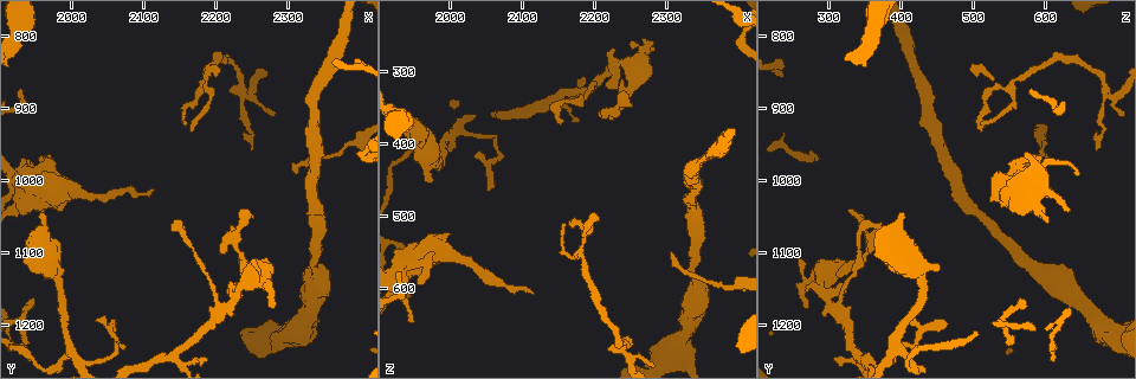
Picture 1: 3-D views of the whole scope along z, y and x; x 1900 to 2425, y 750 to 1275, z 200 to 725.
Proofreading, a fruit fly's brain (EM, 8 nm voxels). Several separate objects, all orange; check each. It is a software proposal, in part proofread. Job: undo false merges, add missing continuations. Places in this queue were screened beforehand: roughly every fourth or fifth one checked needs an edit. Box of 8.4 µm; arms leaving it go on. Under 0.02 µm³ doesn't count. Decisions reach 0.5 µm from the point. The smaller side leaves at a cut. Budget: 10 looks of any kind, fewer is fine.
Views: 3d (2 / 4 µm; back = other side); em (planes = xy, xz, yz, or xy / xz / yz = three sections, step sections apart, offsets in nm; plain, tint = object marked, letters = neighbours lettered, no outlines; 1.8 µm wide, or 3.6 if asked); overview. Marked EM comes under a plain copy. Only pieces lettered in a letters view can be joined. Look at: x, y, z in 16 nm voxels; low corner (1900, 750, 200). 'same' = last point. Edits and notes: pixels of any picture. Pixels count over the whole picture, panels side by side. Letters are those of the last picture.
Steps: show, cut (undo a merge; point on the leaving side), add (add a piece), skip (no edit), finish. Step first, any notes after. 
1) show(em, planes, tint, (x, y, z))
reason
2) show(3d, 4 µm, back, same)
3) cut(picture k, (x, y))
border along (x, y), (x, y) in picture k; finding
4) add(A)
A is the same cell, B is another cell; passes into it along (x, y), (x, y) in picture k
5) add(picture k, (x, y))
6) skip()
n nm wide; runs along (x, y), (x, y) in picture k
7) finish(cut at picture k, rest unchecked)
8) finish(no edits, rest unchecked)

show(3d, 4 µm, (1955, 1050, 400))
free end

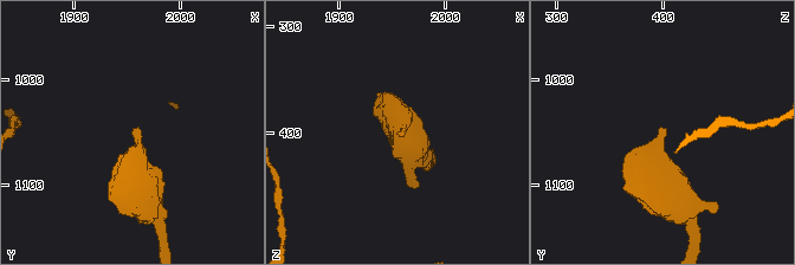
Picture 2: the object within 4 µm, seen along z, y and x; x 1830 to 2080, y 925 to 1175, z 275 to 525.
show(em, planes, letters, (1956, 1046, 402))
need the tissue

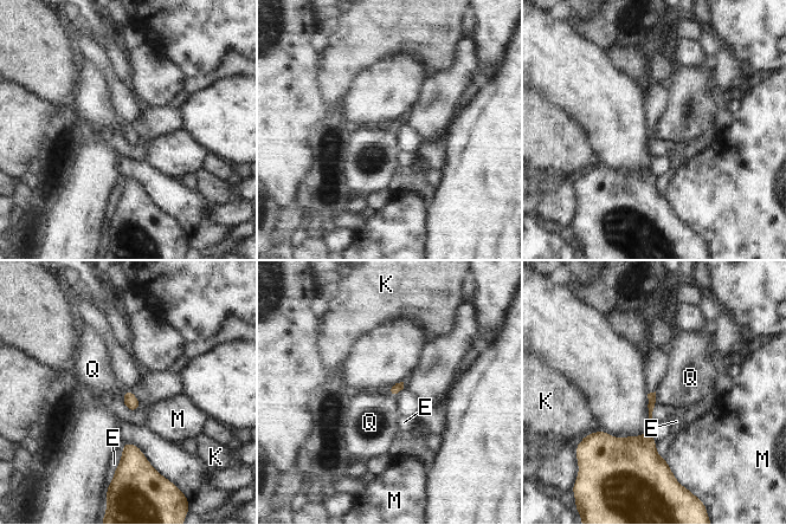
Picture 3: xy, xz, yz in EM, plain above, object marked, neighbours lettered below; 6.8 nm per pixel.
add(Q)
Q is the same cell, E, K and M are other cells; the cell continues

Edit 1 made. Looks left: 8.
show(overview)

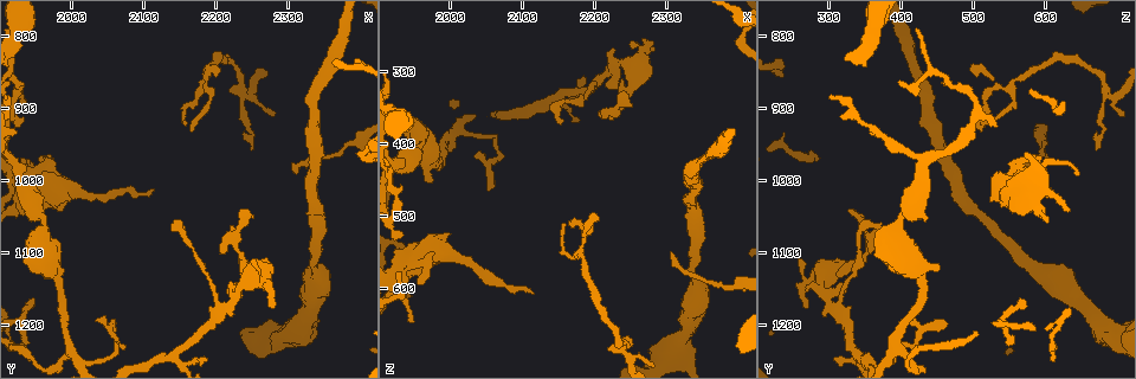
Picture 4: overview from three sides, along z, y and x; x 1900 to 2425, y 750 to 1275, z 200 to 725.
show(3d, 2 µm, (2035, 1025, 575))
thin neck

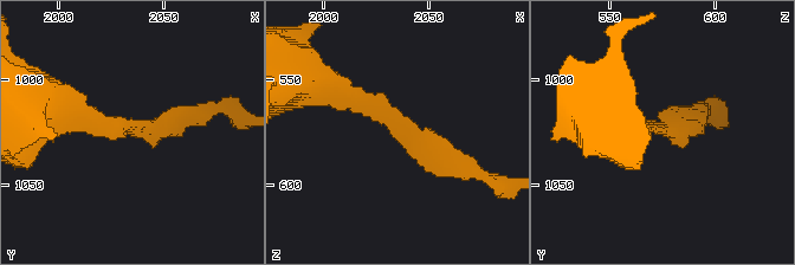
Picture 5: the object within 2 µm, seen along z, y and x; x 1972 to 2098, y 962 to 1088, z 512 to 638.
show(em, xy, step 4, tint, (2037, 1024, 577))
now the EM

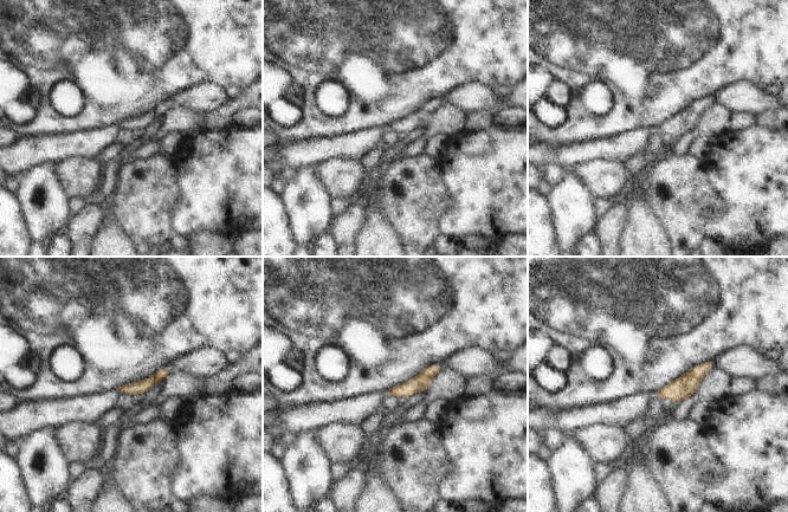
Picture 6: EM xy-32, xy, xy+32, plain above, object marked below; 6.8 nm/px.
show(em, yz, step 4, letters, same)
another direction

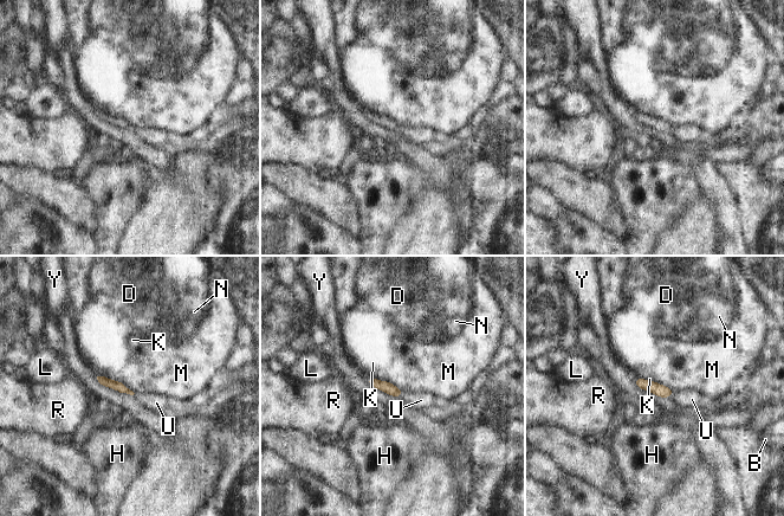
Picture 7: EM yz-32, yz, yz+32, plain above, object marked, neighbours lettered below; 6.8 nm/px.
skip()
B, D, H, K, L, M, N, R, U and Y are other cells; all the same cell

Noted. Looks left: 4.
show(em, xy, step 4, letters, (1940, 1000, 645))
an open end

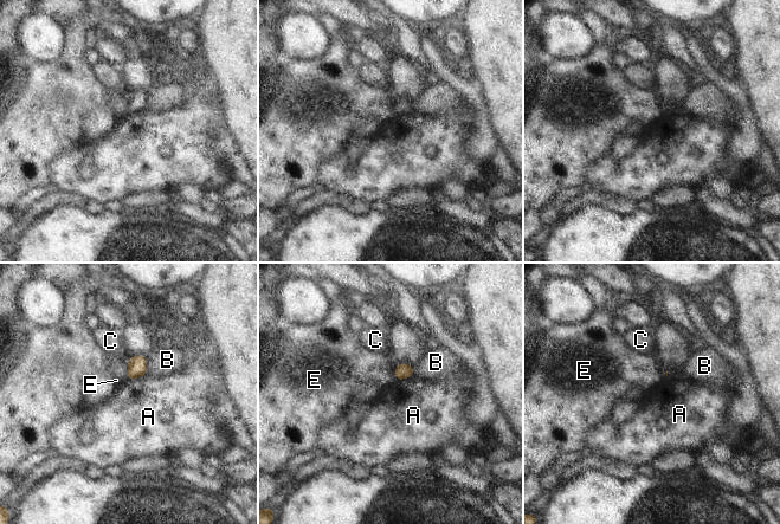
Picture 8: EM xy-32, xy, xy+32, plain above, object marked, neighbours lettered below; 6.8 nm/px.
show(em, planes, letters, same)

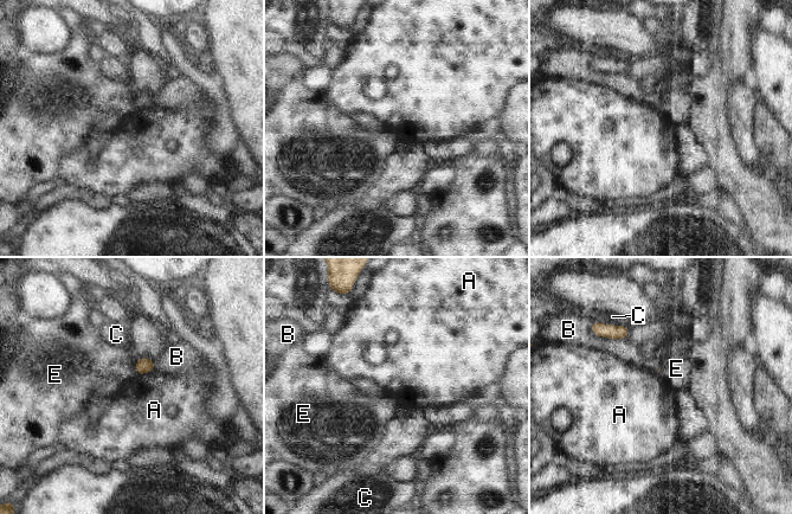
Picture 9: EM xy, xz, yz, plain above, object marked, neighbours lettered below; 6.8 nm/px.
skip()
A, B, C and E are other cells; border along (155, 368), (139, 376) in picture 9; no lettered piece goes on from it

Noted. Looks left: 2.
finish(add at picture 3, rest unchecked)

